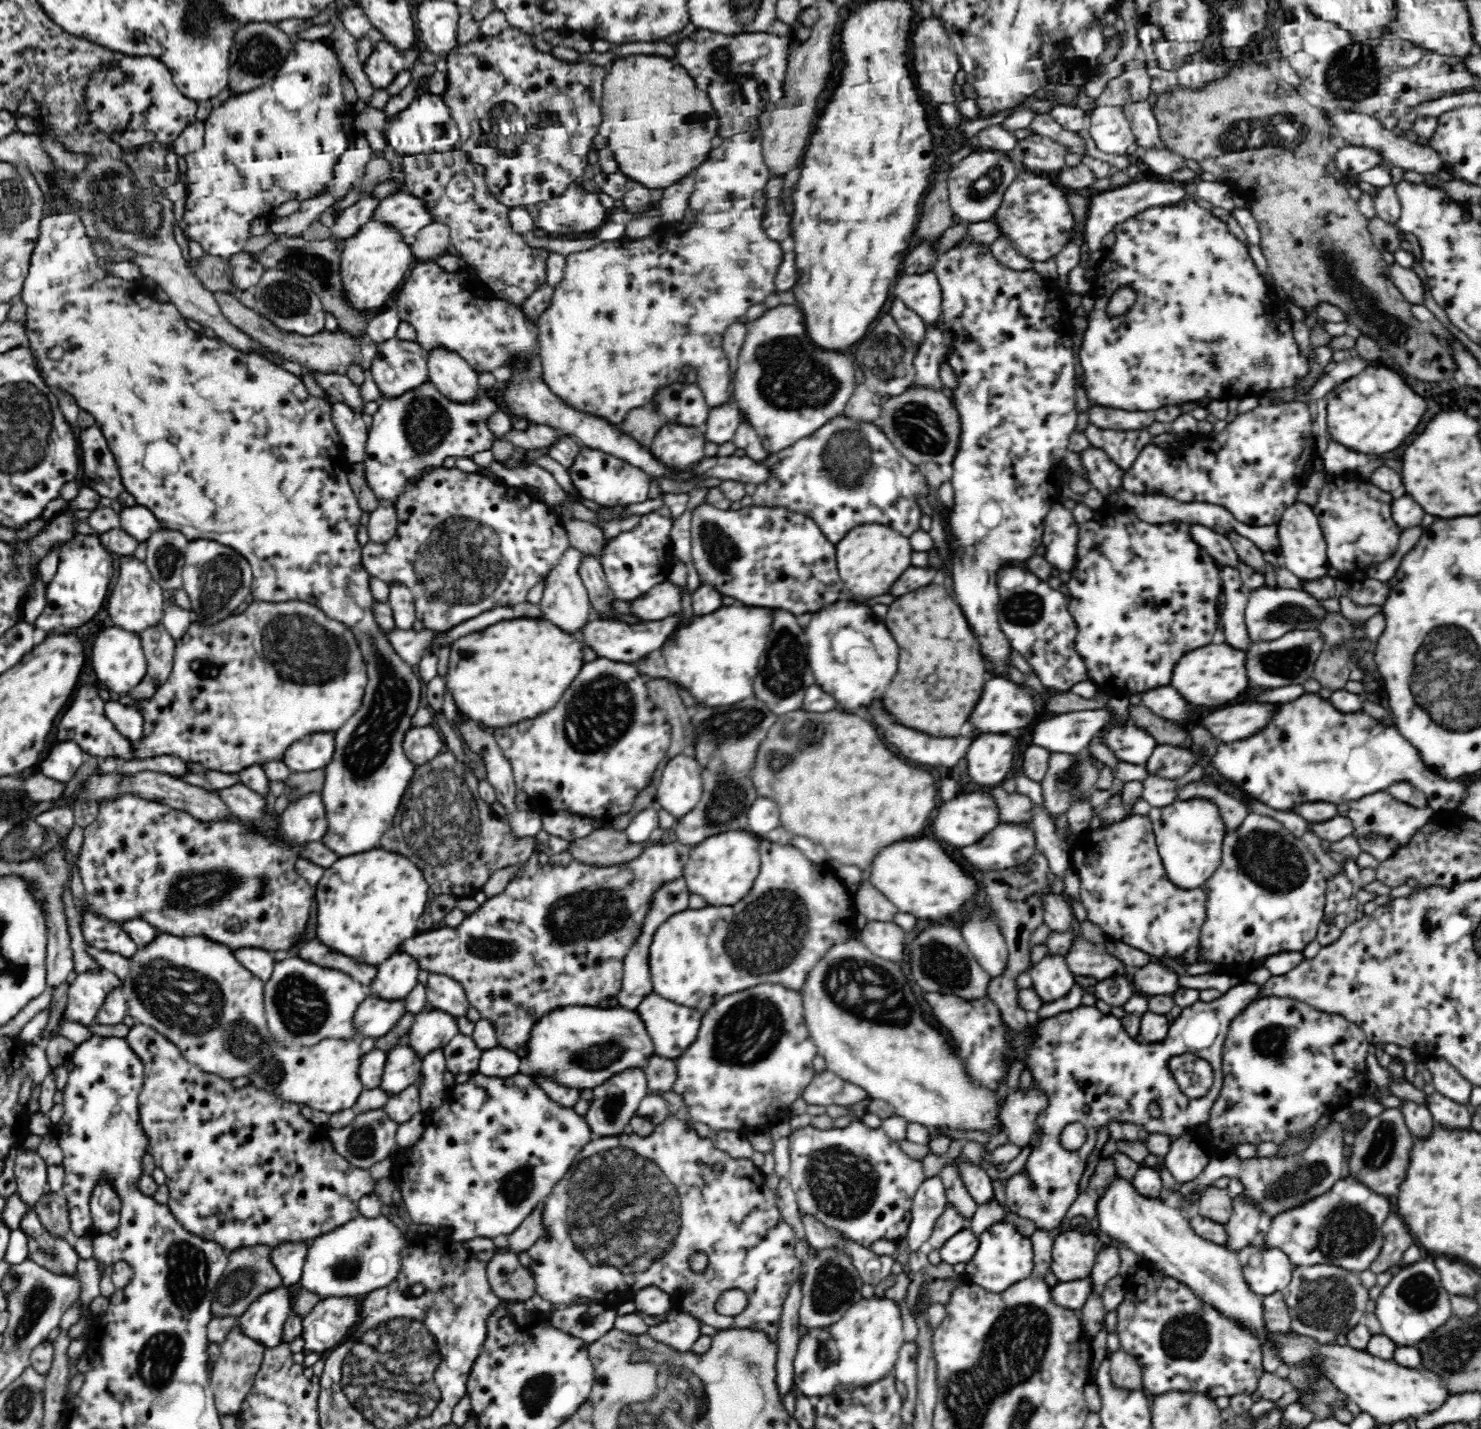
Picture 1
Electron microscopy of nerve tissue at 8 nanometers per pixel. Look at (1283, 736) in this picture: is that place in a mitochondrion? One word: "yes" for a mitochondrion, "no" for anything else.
no

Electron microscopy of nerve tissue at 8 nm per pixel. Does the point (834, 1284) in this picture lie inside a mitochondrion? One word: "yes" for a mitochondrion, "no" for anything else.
yes

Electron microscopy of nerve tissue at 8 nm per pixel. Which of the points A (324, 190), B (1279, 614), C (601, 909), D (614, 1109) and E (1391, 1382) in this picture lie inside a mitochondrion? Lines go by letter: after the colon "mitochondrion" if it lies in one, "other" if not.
A: other
B: mitochondrion
C: mitochondrion
D: mitochondrion
E: other

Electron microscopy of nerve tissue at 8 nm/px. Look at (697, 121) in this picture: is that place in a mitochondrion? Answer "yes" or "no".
yes

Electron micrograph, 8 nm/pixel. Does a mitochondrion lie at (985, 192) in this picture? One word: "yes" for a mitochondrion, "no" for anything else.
yes

